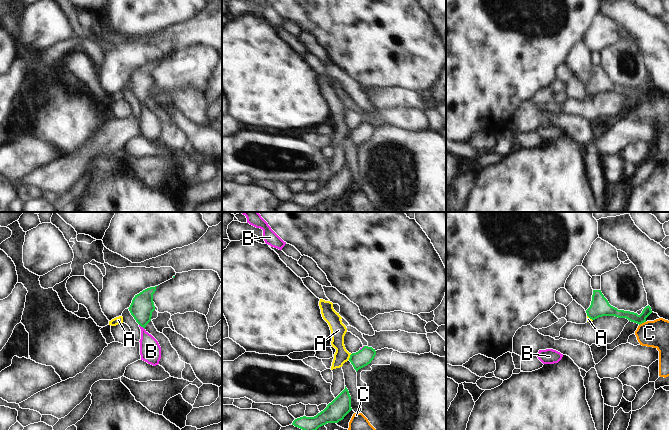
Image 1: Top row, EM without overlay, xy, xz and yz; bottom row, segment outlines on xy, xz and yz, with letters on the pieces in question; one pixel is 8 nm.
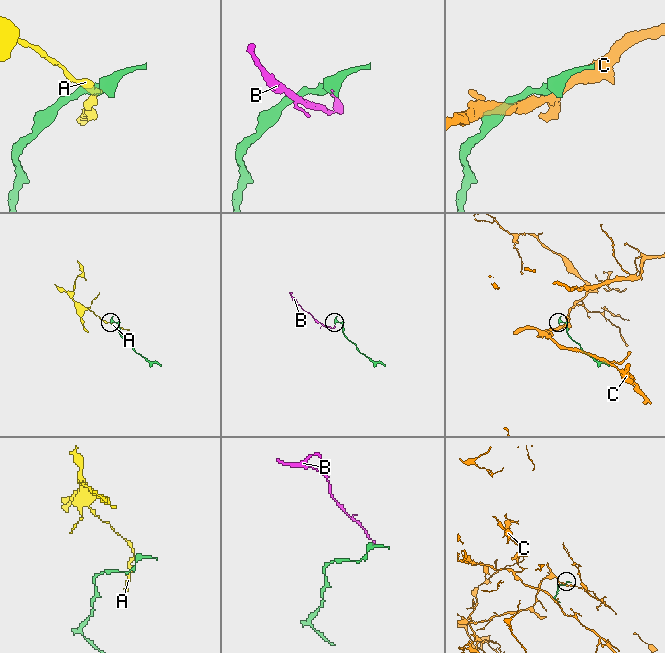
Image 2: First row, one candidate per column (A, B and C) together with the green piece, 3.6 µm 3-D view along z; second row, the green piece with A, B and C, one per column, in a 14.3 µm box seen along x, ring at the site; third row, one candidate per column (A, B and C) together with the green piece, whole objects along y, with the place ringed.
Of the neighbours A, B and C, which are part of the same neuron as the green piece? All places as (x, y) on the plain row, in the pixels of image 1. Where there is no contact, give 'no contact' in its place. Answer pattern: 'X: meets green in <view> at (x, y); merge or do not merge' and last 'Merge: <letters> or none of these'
A: meets green in xz at (350, 133); do not merge
B: meets green in xy at (142, 102); merge
C: meets green in yz at (642, 98); do not merge
Merge: B

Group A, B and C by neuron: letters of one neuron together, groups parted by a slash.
A / B / C

